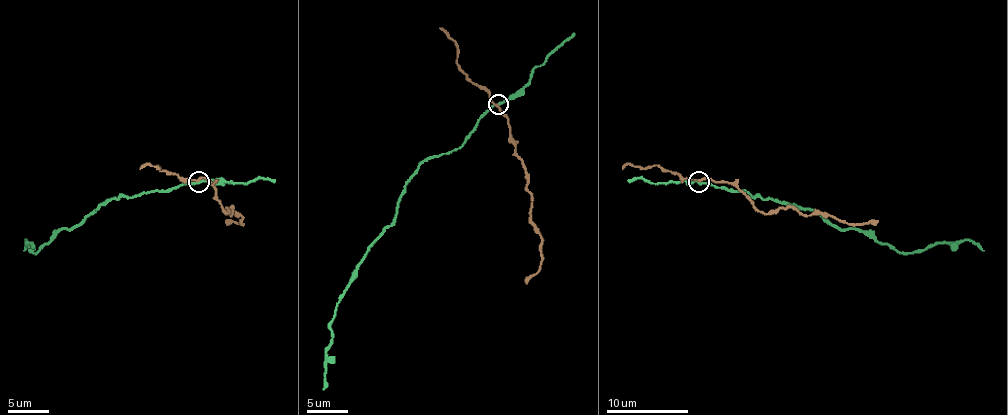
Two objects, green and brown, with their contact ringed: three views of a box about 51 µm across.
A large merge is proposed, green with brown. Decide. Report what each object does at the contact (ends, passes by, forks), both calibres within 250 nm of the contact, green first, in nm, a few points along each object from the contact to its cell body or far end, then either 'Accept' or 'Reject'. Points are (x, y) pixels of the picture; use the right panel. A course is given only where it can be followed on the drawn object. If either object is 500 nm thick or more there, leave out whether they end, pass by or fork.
At the ring green passes by. At the ring brown passes by. Thickness 200 nm (green) against 140 nm. Course of green: (698, 182), (813, 209), (842, 229), (869, 233), (898, 252), (966, 239), (984, 250). Course of brown: (698, 182), (731, 182), (764, 213), (795, 206), (803, 215), (877, 221). Reject

